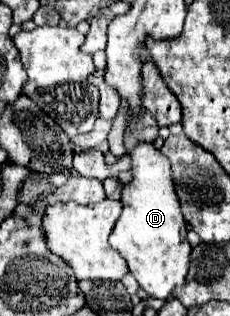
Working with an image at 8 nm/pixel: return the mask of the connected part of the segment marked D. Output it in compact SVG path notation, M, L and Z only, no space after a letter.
M150 141L136 145L130 155L134 177L122 187L122 203L126 207L110 235L110 245L126 259L140 289L154 299L168 299L178 285L186 283L190 267L192 247L186 239L186 223L180 213L166 157Z

